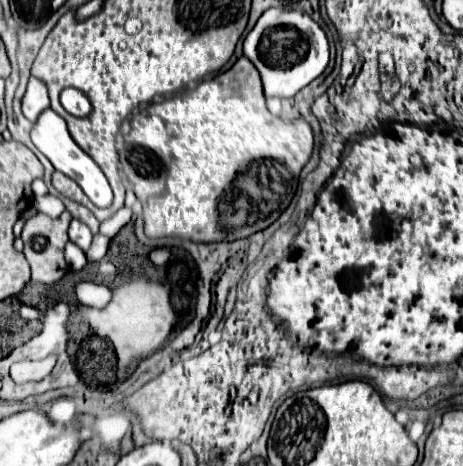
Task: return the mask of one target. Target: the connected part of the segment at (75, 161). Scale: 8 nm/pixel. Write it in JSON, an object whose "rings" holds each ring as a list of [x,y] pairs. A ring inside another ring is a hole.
{"rings":[[[51,108],[43,110],[37,118],[37,122],[33,124],[31,128],[31,140],[33,144],[47,156],[47,160],[55,166],[55,170],[63,172],[65,176],[73,178],[81,188],[83,192],[89,196],[91,202],[95,204],[111,204],[113,200],[113,194],[111,194],[111,188],[109,188],[109,182],[105,180],[105,174],[97,168],[97,164],[75,144],[75,140],[71,140],[71,134],[67,130],[67,124],[65,120],[53,112]]]}

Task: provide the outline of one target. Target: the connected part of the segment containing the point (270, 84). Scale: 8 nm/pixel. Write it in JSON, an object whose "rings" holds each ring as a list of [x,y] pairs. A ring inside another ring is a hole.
{"rings":[[[269,8],[245,36],[243,56],[259,70],[265,96],[291,98],[325,70],[329,62],[329,42],[325,32],[305,12]]]}

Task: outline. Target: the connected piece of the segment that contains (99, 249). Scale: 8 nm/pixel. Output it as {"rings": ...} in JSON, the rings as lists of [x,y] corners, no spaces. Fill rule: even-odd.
{"rings":[[[95,236],[91,248],[87,250],[87,262],[97,262],[107,254],[109,248],[109,238],[107,236]]]}

